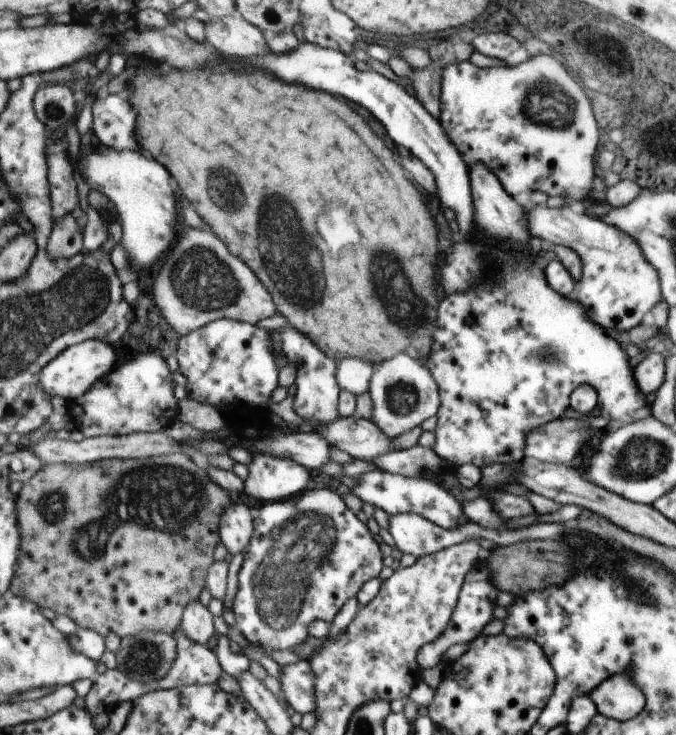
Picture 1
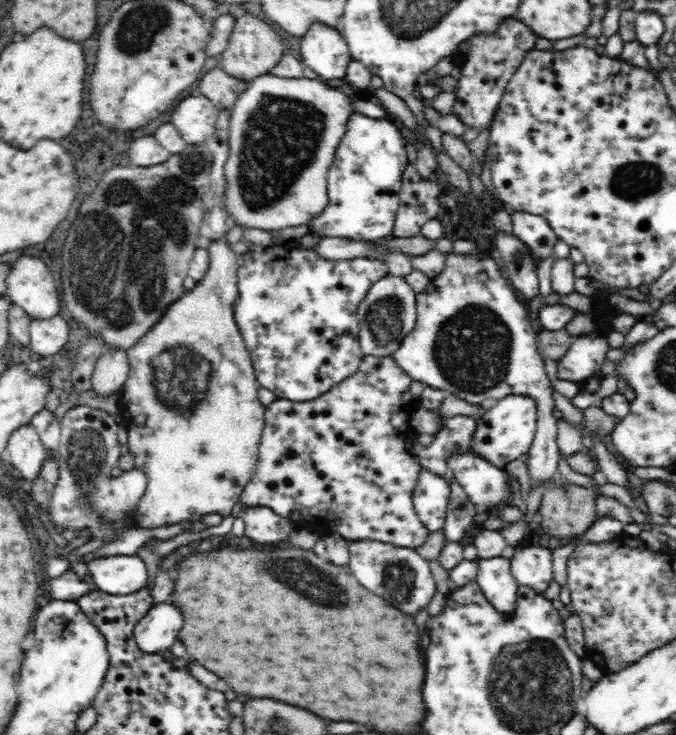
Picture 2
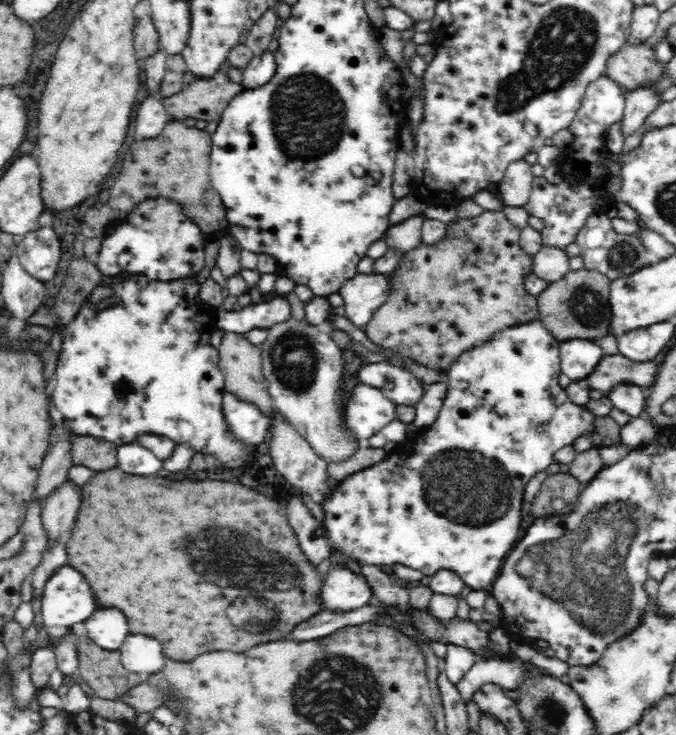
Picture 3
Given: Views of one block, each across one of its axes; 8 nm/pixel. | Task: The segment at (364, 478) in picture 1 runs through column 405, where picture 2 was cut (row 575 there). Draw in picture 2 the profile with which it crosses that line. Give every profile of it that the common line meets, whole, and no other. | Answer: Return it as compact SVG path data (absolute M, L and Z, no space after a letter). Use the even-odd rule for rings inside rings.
M504 557L479 559L475 580L496 610L506 617L514 615L520 585L512 574L510 560Z

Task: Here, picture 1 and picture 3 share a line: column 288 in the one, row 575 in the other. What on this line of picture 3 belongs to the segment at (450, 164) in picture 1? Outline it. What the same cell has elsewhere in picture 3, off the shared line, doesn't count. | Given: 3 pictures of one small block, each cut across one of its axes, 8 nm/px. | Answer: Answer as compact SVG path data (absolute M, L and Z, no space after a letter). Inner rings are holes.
M61 566L46 582L41 608L46 626L70 630L72 624L90 619L94 610L96 600L90 584L70 566Z

